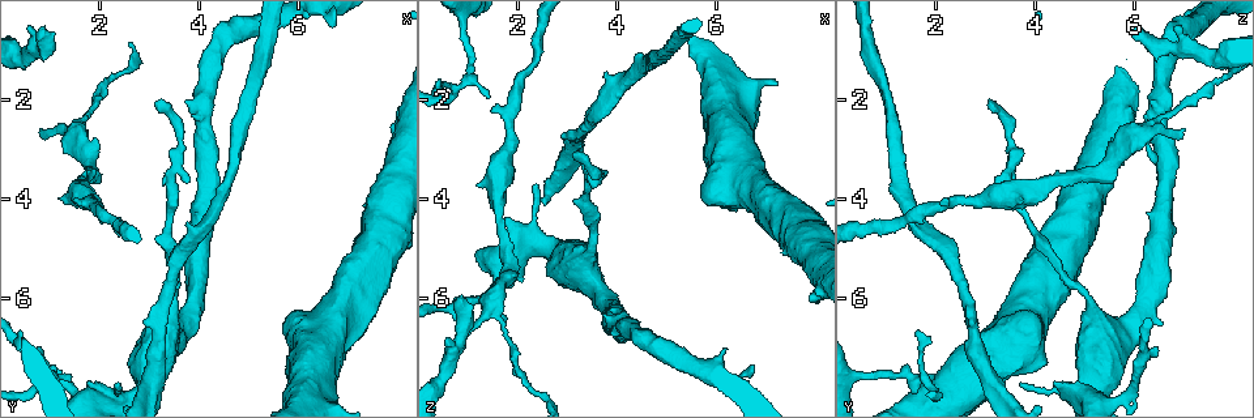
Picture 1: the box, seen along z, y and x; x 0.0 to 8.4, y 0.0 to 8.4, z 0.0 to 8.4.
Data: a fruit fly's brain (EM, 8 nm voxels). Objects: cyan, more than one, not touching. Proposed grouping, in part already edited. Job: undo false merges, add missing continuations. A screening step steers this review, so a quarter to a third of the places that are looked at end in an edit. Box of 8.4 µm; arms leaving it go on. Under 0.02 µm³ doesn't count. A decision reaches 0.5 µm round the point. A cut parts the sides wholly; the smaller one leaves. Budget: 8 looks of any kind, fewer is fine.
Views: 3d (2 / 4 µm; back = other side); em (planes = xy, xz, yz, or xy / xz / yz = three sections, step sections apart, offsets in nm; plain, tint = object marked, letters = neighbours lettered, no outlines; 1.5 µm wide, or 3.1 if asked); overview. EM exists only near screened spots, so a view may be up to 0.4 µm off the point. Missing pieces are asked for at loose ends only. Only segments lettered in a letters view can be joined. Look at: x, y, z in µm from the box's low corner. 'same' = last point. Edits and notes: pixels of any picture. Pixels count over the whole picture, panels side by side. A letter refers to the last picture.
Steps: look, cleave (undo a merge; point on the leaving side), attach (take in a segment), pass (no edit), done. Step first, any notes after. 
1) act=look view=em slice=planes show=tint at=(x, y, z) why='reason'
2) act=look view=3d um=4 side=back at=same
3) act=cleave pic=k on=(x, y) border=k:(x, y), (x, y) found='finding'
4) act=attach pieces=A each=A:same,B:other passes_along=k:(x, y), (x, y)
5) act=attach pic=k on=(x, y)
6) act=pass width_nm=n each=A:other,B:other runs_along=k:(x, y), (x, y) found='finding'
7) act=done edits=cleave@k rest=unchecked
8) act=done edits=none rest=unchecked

act=look view=em slice=xy step=4 show=letters at=(0.90, 2.55, 7.00) why='branch stops here'

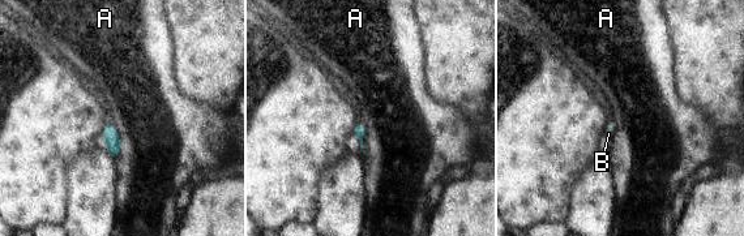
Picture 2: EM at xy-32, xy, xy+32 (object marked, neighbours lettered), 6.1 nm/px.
act=look view=em slice=planes show=letters at=same

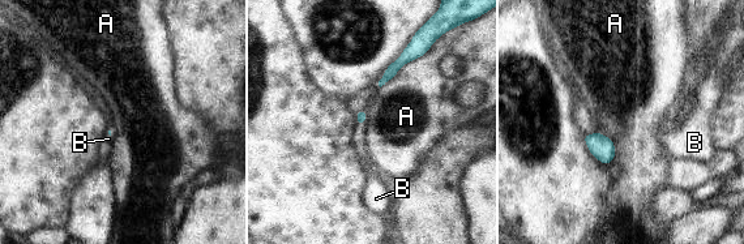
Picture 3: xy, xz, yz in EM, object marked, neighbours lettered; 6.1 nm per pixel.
act=attach pieces=B each=A:other,B:same passes_along=3:(360, 116), (362, 123), (359, 138) found='the neuron continues'

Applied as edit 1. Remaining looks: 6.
act=look view=overview why='see it whole again'

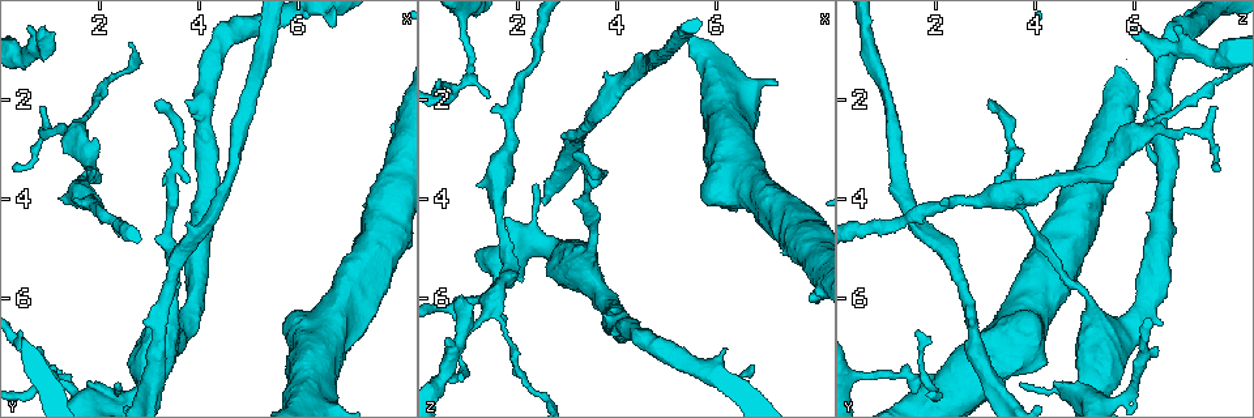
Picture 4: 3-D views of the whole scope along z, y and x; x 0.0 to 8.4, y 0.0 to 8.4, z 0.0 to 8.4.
act=look view=3d um=2 at=(0.85, 0.50, 6.05) why='an open end'

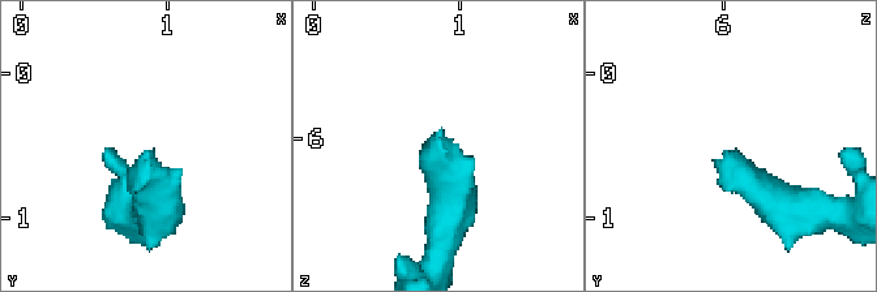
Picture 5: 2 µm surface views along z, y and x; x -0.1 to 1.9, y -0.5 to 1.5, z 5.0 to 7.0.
act=look view=em slice=planes show=letters at=(0.90, 0.54, 6.02)

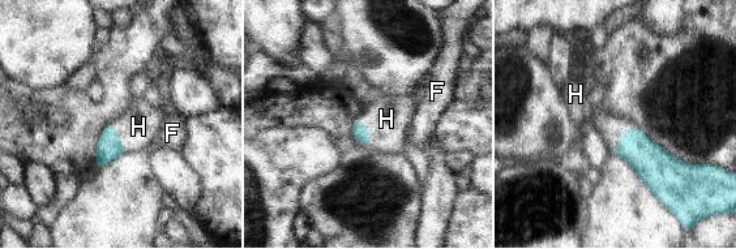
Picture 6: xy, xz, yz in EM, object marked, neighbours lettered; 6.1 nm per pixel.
act=attach pieces=H each=F:other,H:same found='it goes on there'

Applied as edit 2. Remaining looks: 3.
act=look view=overview why='redraw'

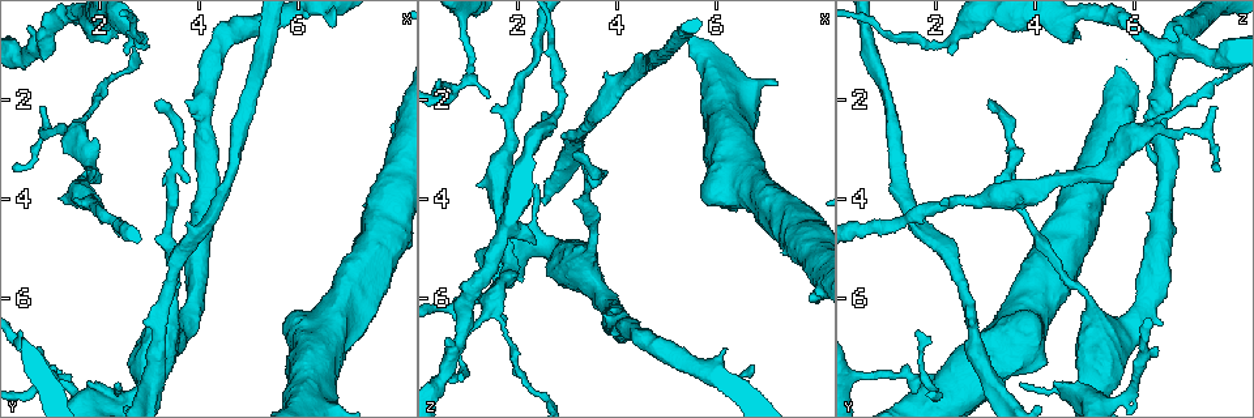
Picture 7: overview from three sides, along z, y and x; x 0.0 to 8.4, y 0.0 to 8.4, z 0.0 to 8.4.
act=look view=em slice=xy step=4 show=letters at=(3.10, 2.05, 3.05) why='end of a long branch'

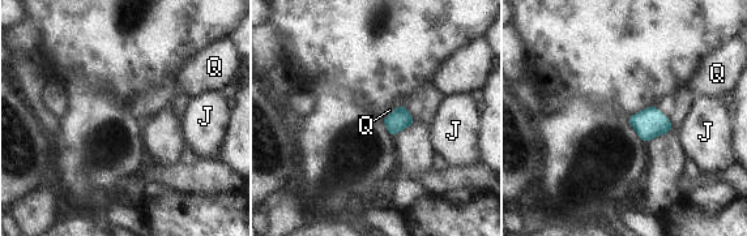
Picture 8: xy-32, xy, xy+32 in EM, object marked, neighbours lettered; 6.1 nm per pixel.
act=look view=em slice=planes show=letters at=same why='cut it another way'

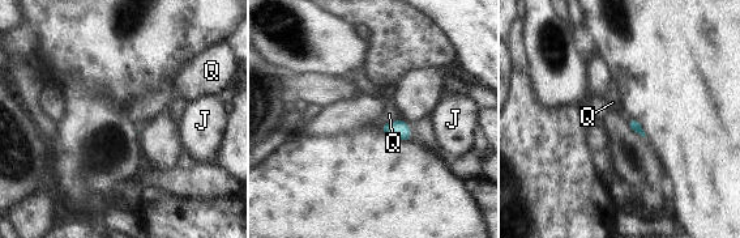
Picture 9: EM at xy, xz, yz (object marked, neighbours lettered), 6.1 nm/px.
act=pass each=J:other,Q:other border=9:(401, 119), (381, 126) found='none of them fits'

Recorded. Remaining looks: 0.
act=done edits=attach@3,attach@6 rest=unchecked

